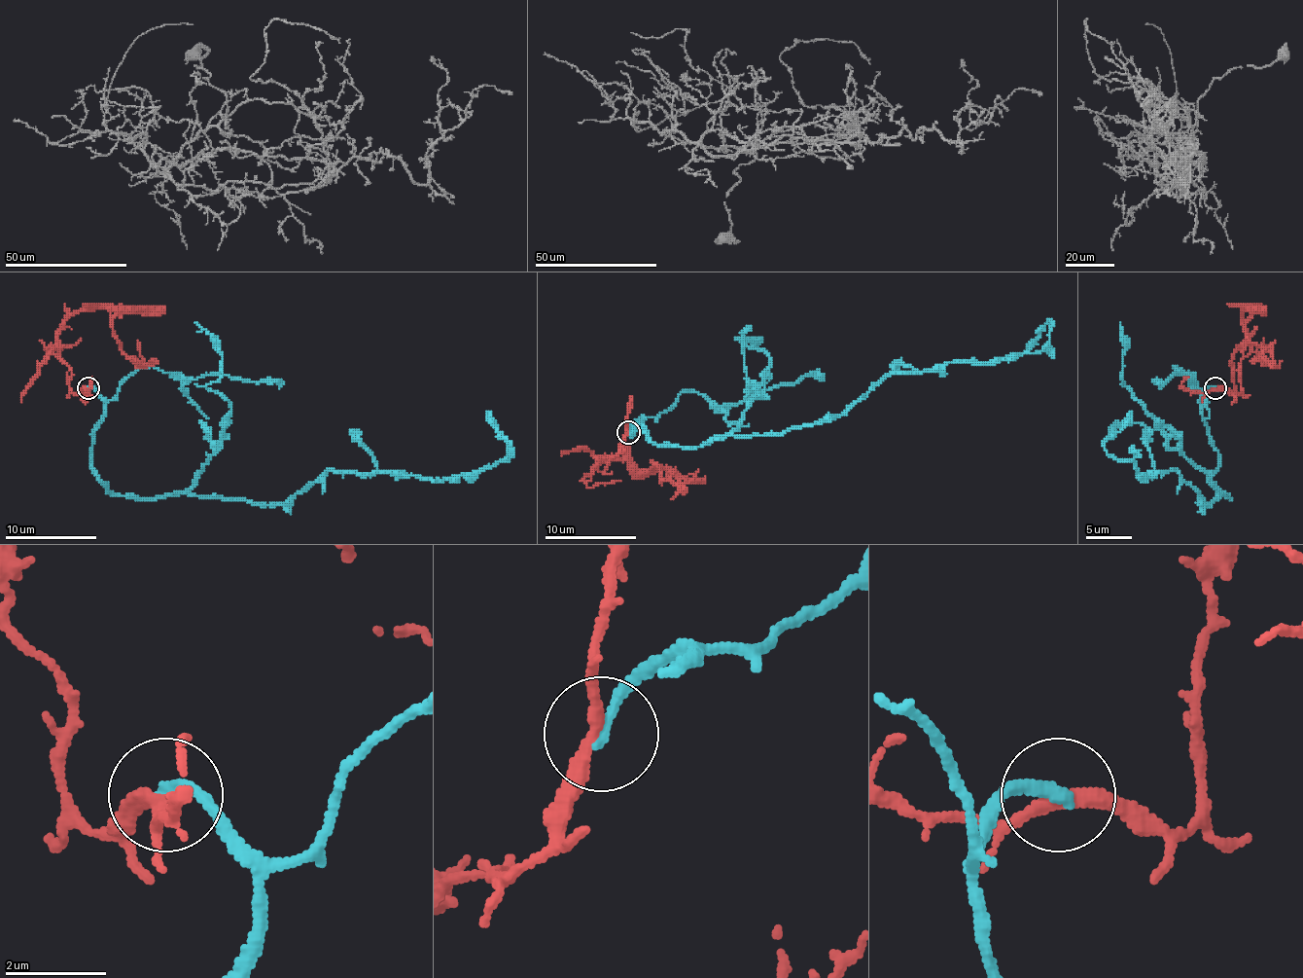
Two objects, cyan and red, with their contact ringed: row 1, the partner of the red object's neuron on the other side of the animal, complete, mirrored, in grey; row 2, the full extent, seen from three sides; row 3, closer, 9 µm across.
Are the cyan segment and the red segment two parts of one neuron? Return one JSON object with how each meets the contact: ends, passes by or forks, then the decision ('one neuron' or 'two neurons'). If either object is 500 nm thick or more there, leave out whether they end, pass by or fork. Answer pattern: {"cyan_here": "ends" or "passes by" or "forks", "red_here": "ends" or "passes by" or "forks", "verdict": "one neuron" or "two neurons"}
{"cyan_here": "ends", "red_here": "passes by", "verdict": "two neurons"}

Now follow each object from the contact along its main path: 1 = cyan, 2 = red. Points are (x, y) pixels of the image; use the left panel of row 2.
1: (88, 388), (103, 402), (89, 468), (113, 493), (259, 505), (329, 470), (475, 475), (509, 459), (486, 411)
2: (88, 388), (71, 390), (71, 368), (60, 356), (57, 329), (81, 310), (106, 308), (123, 351), (158, 363)

